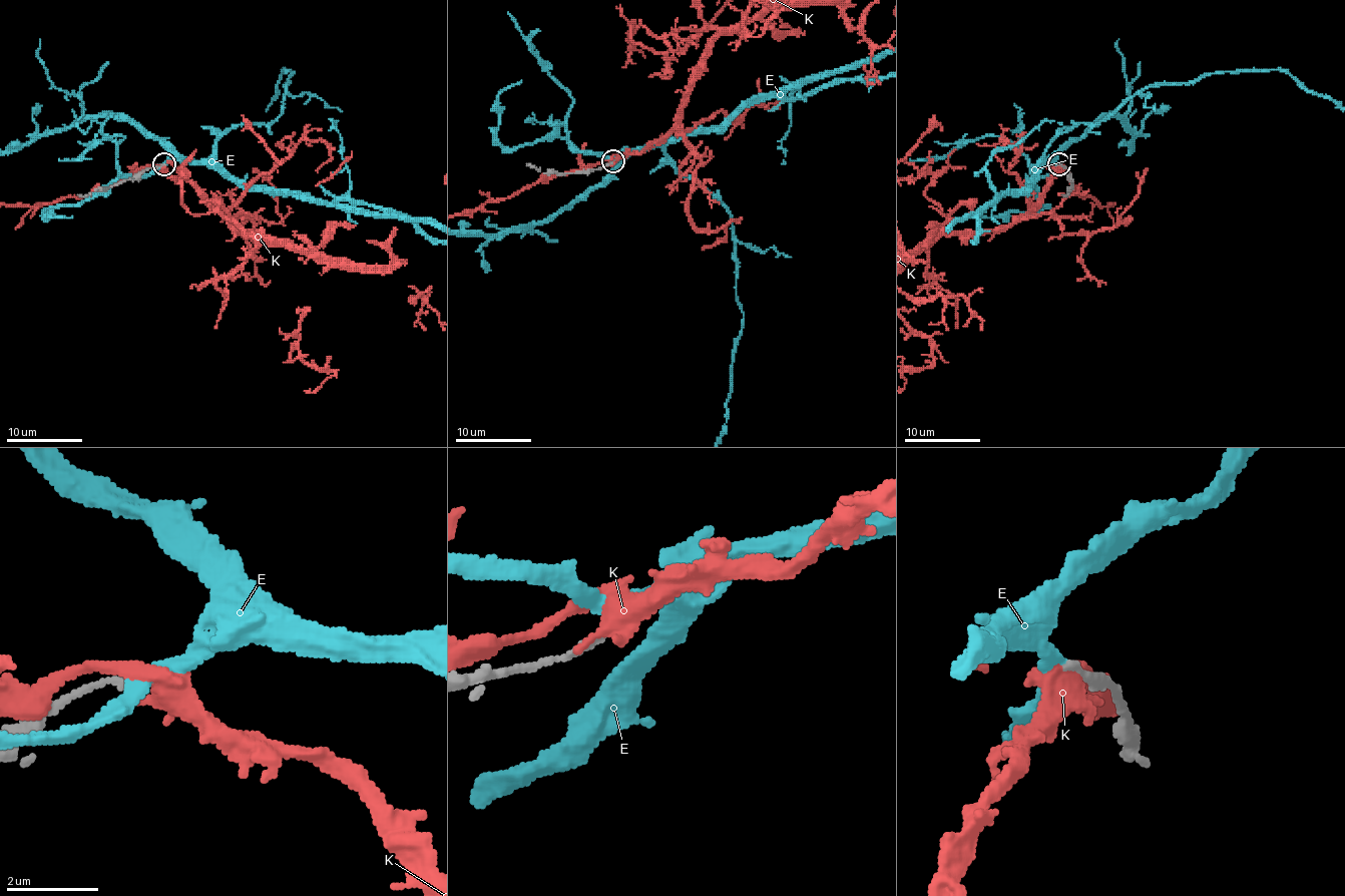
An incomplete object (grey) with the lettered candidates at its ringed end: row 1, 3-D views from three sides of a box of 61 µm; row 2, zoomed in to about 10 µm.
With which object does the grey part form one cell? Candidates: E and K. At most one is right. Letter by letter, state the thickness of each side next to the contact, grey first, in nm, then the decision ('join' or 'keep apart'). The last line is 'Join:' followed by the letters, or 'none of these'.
E: calibres 160 and 260 nm; keep apart
K: calibres 200 and 480 nm; keep apart
Join: none of these

